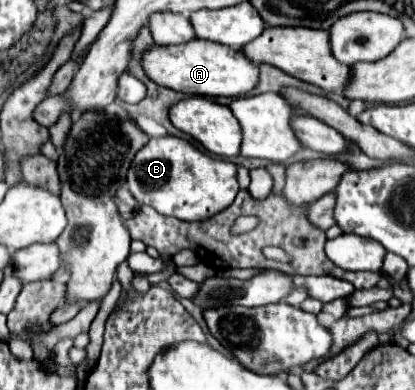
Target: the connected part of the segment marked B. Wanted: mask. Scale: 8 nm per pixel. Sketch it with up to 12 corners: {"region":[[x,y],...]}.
{"region":[[150,139],[126,185],[160,215],[202,221],[240,191],[238,167]]}

